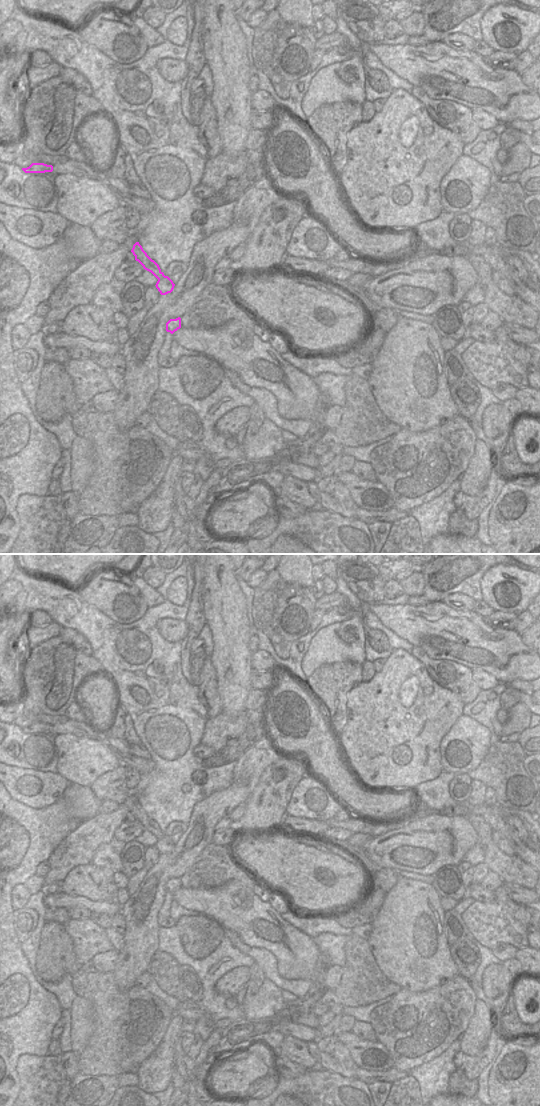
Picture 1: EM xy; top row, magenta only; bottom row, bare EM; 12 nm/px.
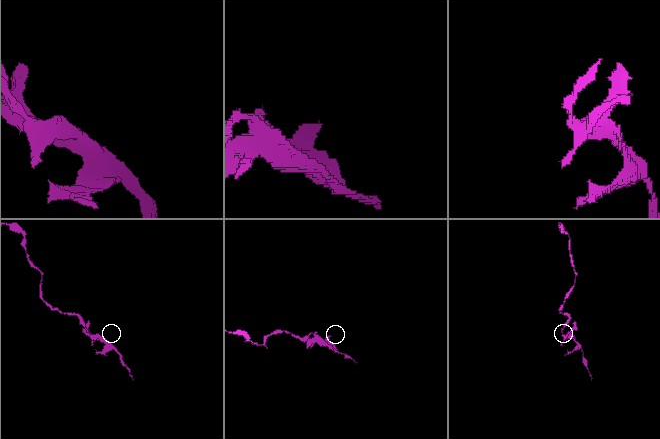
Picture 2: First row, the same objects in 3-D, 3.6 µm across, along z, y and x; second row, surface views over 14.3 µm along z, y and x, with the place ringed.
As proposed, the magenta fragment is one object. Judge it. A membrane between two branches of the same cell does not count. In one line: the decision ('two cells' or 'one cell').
two cells

